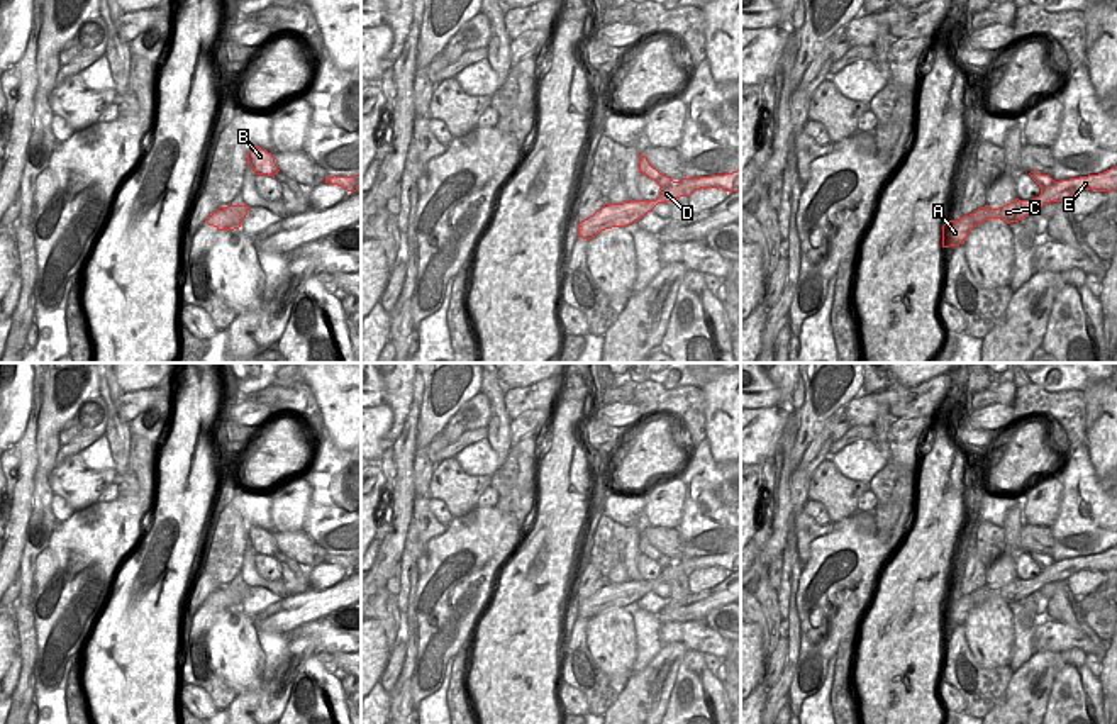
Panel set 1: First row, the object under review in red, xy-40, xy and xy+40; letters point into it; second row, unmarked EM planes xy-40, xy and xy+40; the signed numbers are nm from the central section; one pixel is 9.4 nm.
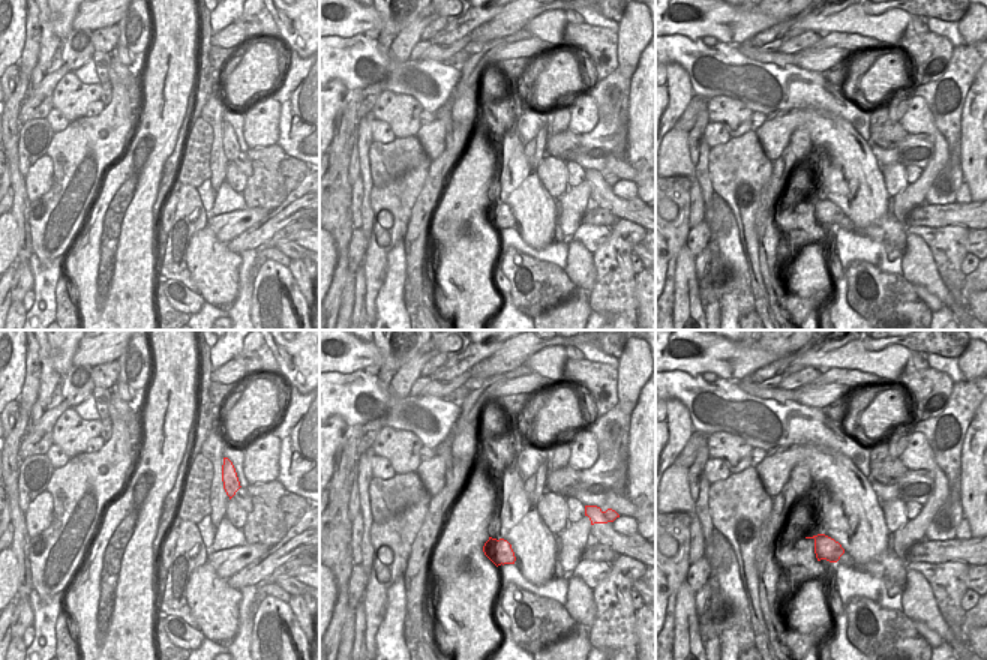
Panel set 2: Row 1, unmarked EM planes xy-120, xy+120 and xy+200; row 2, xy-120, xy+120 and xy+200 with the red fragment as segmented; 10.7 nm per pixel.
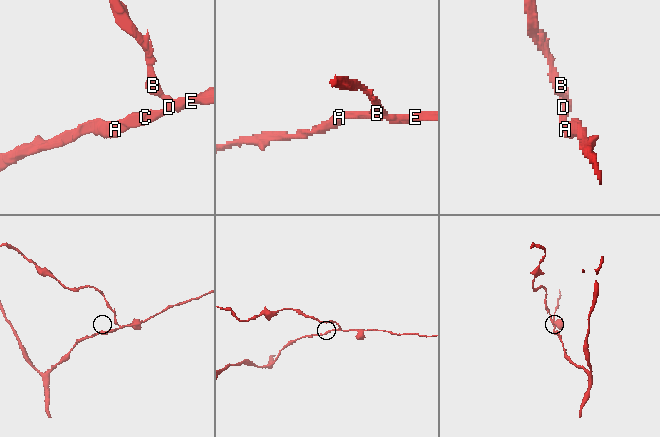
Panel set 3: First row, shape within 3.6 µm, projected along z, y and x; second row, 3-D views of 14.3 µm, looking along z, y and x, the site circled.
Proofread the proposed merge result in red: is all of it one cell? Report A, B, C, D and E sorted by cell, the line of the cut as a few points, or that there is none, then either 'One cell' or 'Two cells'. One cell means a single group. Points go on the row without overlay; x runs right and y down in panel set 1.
Groups: A C D E / B. Split along xy (663, 555), (655, 560). Two cells

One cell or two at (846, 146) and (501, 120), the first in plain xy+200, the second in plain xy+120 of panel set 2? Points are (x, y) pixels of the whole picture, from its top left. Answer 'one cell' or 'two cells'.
two cells

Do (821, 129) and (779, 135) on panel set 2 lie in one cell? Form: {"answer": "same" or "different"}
{"answer": "same"}

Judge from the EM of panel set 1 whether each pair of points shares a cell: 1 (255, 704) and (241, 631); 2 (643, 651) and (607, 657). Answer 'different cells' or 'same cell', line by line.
1: different cells
2: different cells

